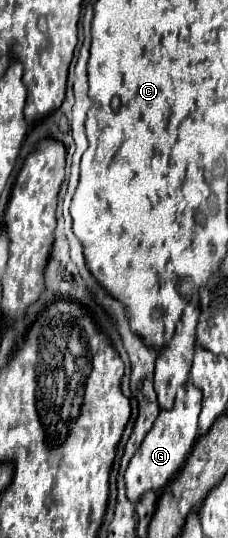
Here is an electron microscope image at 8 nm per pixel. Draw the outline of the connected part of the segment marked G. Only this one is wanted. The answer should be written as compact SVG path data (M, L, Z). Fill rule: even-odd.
M188 383L188 389L184 393L176 395L176 405L168 411L160 411L158 419L154 421L154 427L150 429L148 437L142 441L140 449L130 459L130 465L126 469L126 493L130 501L140 501L144 493L154 491L160 493L180 471L182 463L186 461L188 453L192 451L196 439L198 439L198 415L200 415L200 389L196 389L192 383Z

